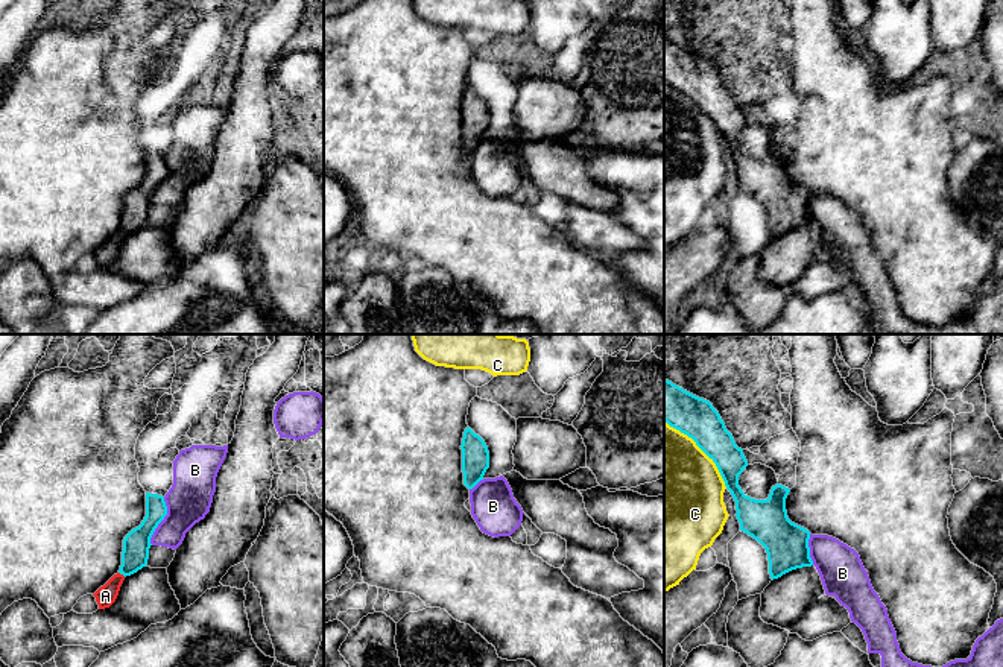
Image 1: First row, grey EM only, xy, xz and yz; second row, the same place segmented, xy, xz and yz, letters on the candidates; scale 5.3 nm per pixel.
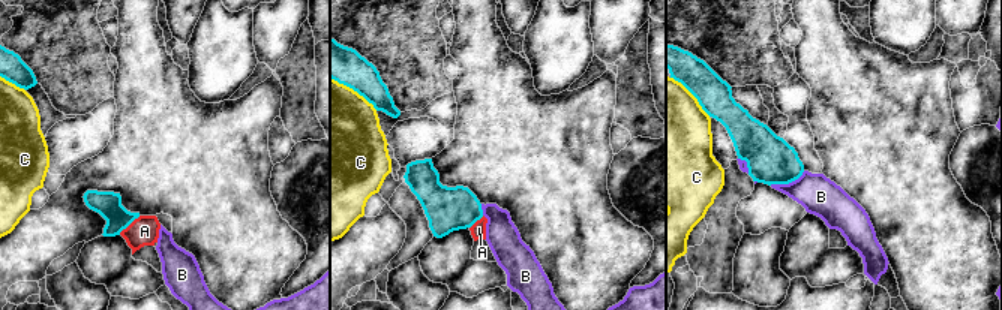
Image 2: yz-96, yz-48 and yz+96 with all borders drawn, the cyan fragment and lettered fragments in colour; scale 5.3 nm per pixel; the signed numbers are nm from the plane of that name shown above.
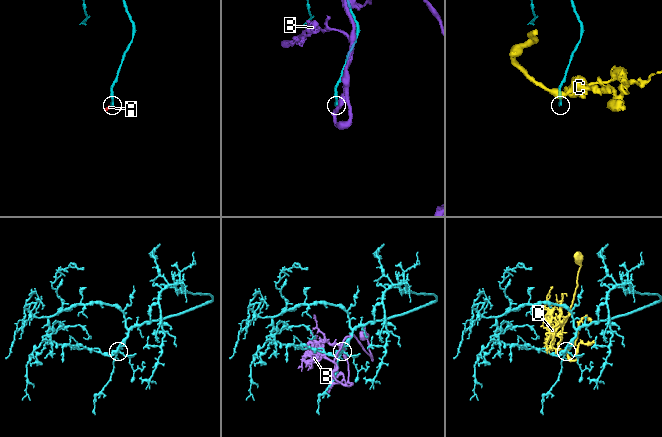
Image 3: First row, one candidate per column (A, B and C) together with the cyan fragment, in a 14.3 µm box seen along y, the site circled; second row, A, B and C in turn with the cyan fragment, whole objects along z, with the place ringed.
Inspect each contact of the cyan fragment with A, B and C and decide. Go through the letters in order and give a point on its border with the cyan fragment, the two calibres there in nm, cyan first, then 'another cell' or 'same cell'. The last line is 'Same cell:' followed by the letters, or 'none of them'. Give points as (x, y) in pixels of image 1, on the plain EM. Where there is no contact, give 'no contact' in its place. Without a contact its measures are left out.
A: xy (122, 233) | 140/110 nm | same cell
B: xy (161, 180) | 140/240 nm | another cell
C: yz (701, 108) | 220/500 nm | another cell
Same cell: A

